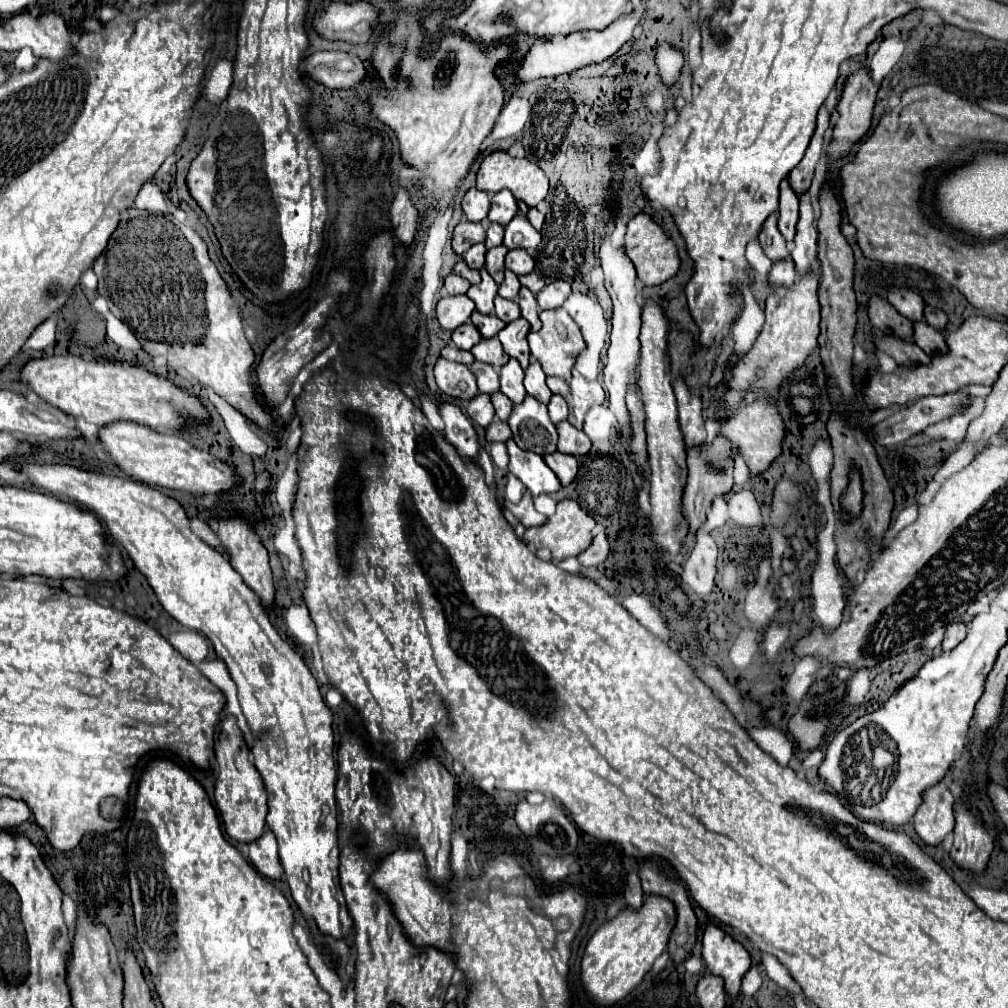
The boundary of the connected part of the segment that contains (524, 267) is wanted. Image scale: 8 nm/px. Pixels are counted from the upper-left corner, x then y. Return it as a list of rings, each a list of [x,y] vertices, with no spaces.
[[[523,249],[509,251],[505,257],[505,267],[511,269],[515,275],[527,275],[533,271],[533,257]]]

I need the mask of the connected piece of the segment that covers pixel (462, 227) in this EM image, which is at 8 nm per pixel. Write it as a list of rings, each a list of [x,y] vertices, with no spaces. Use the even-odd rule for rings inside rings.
[[[459,223],[453,233],[453,251],[457,255],[463,255],[471,245],[483,243],[485,237],[485,227],[481,223]]]

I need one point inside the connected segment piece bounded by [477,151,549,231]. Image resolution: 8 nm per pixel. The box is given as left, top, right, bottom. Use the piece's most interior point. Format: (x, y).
(524, 179)

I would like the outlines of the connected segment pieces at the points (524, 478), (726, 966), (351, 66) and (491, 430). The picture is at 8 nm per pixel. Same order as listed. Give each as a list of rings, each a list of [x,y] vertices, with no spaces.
[[[509,439],[505,445],[509,453],[509,471],[517,479],[521,479],[521,483],[531,491],[533,497],[541,493],[557,493],[561,489],[559,479],[555,477],[555,473],[551,473],[551,469],[547,469],[543,457],[519,449],[513,439]]]
[[[707,925],[703,933],[703,957],[709,973],[719,973],[727,981],[727,995],[737,995],[743,975],[749,971],[749,951],[717,925]]]
[[[343,51],[313,53],[311,57],[303,59],[303,69],[313,79],[331,89],[357,87],[367,77],[361,59],[353,53],[343,53]]]
[[[499,419],[491,421],[489,427],[485,429],[485,439],[489,443],[493,443],[493,441],[503,441],[505,443],[509,437],[511,437],[511,429],[507,429],[507,423],[503,423]]]

